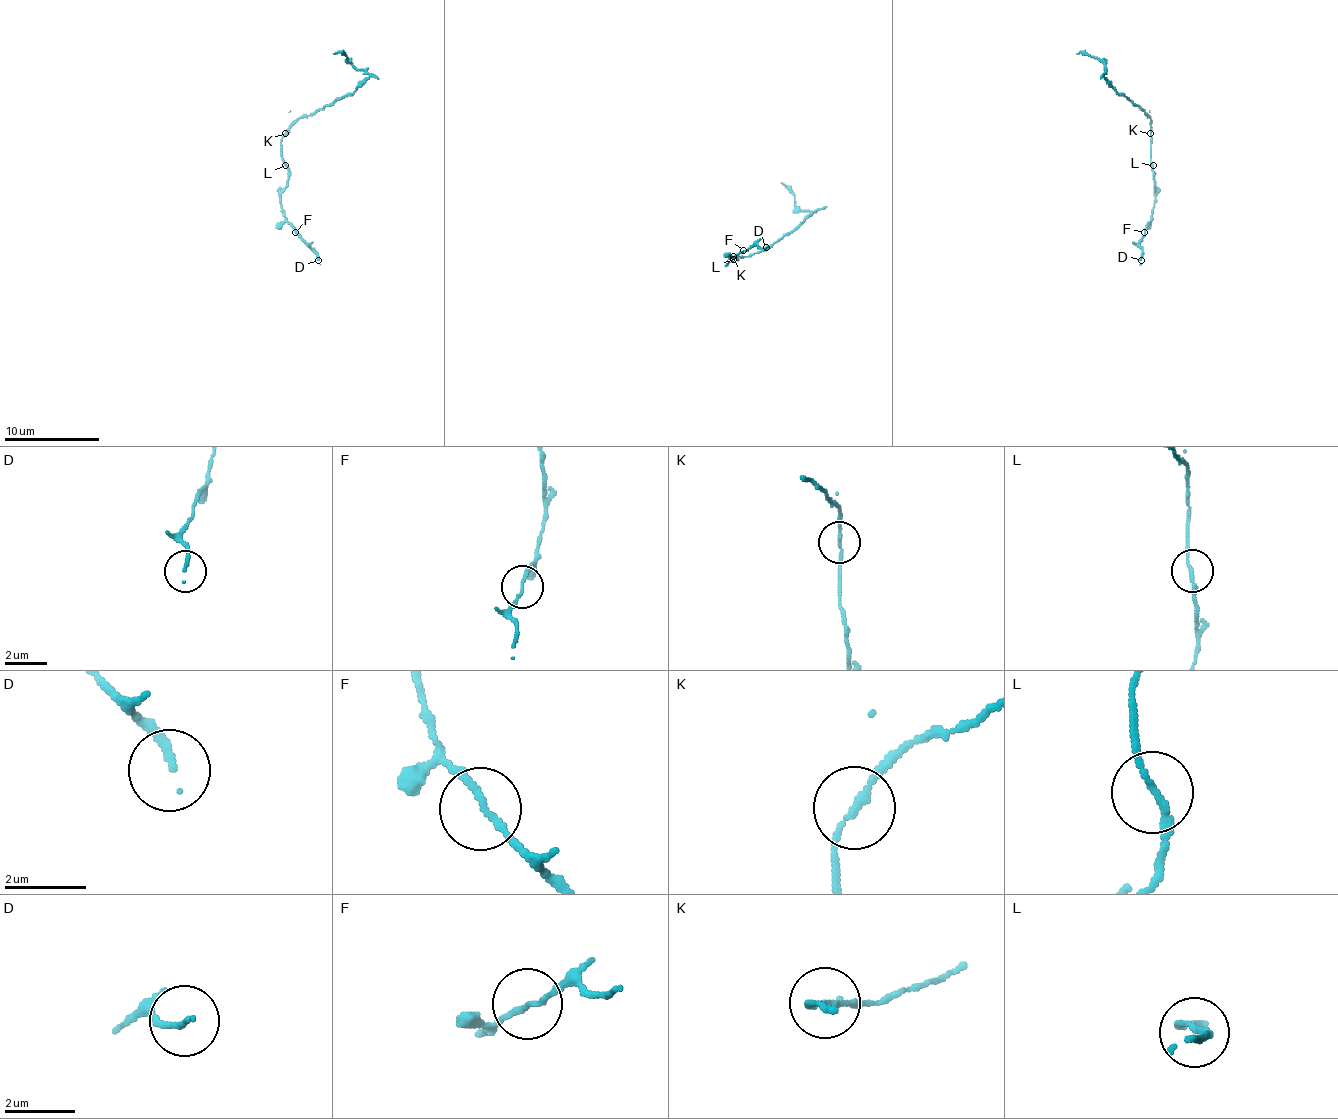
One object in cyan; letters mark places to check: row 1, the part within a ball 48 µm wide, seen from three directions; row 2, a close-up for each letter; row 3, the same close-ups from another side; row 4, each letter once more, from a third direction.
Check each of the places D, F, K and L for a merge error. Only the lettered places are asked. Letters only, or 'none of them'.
K

